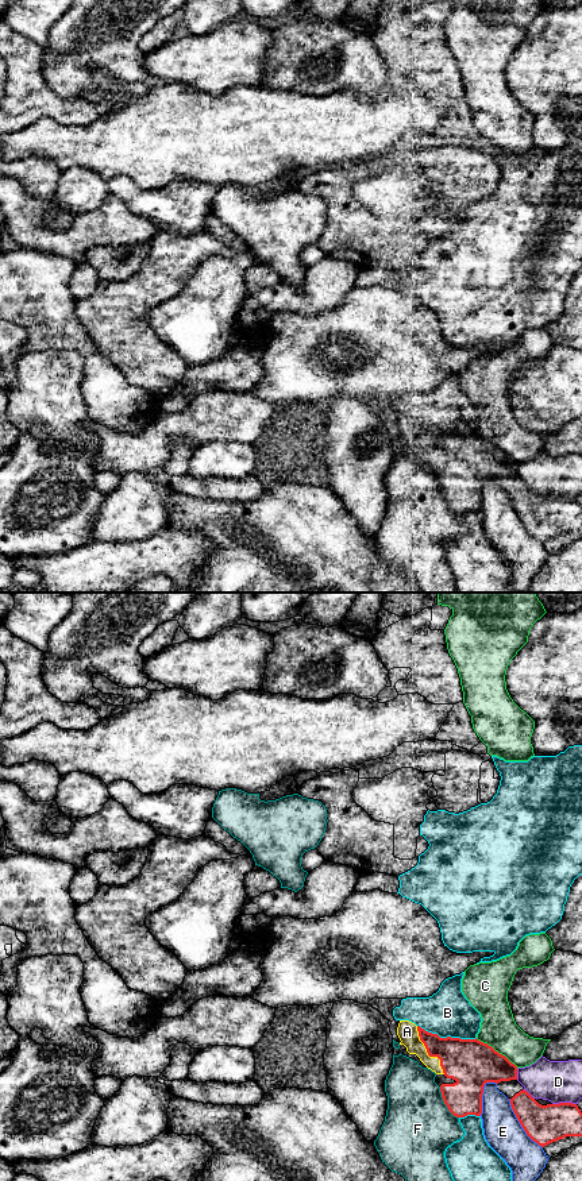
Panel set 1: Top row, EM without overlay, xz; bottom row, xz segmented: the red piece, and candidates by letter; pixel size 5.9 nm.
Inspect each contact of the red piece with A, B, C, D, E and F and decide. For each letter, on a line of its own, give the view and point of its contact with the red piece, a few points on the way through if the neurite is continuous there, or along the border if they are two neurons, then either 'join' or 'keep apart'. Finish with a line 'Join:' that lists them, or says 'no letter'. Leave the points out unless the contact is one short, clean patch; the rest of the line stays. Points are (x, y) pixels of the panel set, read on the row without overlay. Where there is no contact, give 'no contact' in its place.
A: contact xz (427, 447); join
B: contact xz (447, 432); keep apart
C: contact xz (497, 447); keep apart
D: contact xz (563, 498); keep apart
E: contact xz (520, 518); keep apart
F: contact xz (444, 498); keep apart
Join: A

